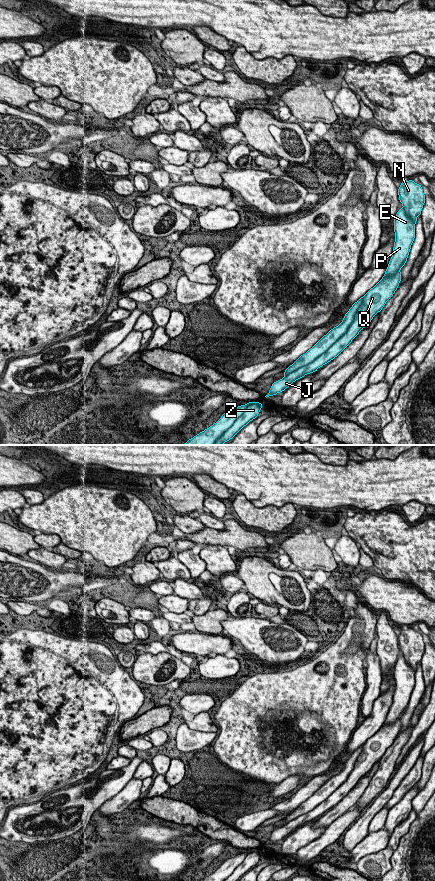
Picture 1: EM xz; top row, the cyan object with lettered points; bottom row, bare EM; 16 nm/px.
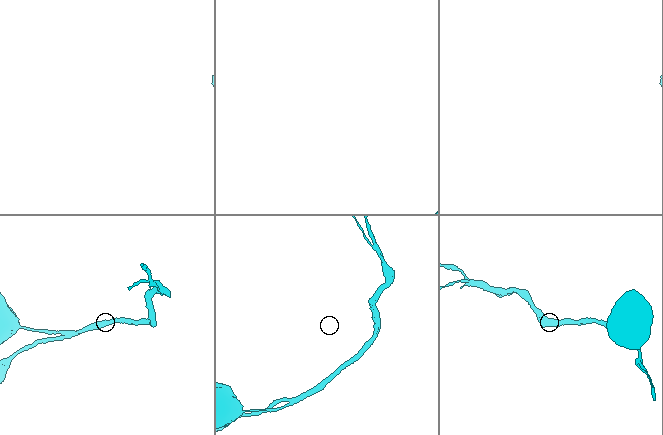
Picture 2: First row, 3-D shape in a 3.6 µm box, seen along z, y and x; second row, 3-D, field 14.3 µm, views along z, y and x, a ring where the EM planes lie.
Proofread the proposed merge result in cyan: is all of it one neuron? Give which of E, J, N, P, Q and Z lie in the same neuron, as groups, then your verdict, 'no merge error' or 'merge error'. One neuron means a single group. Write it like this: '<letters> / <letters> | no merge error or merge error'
E P / J N Q Z | merge error

